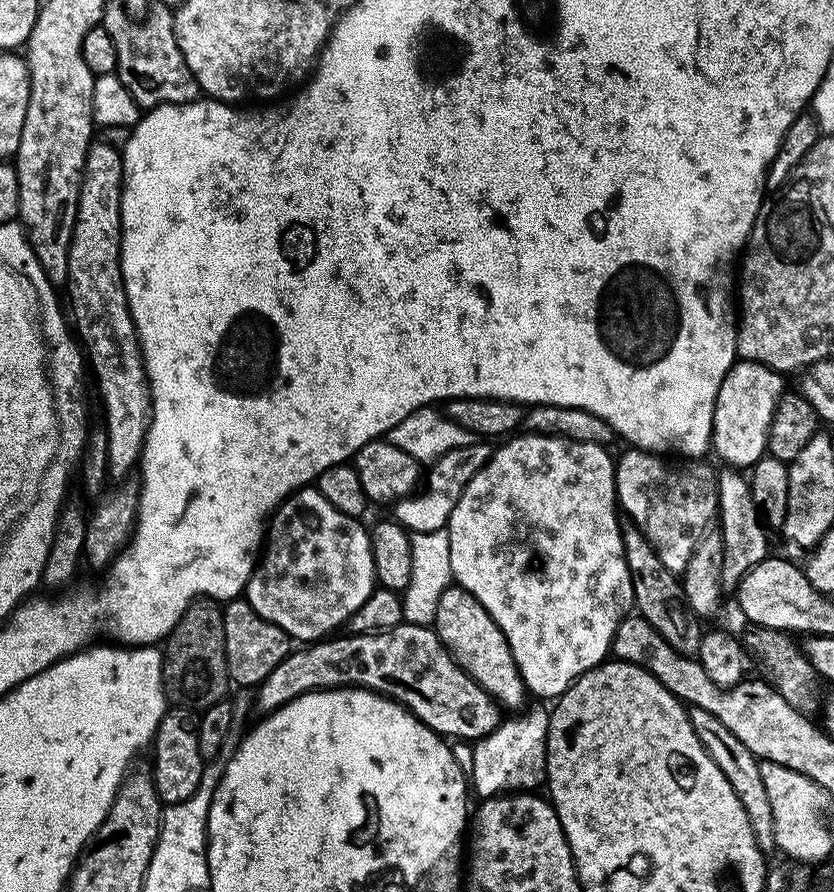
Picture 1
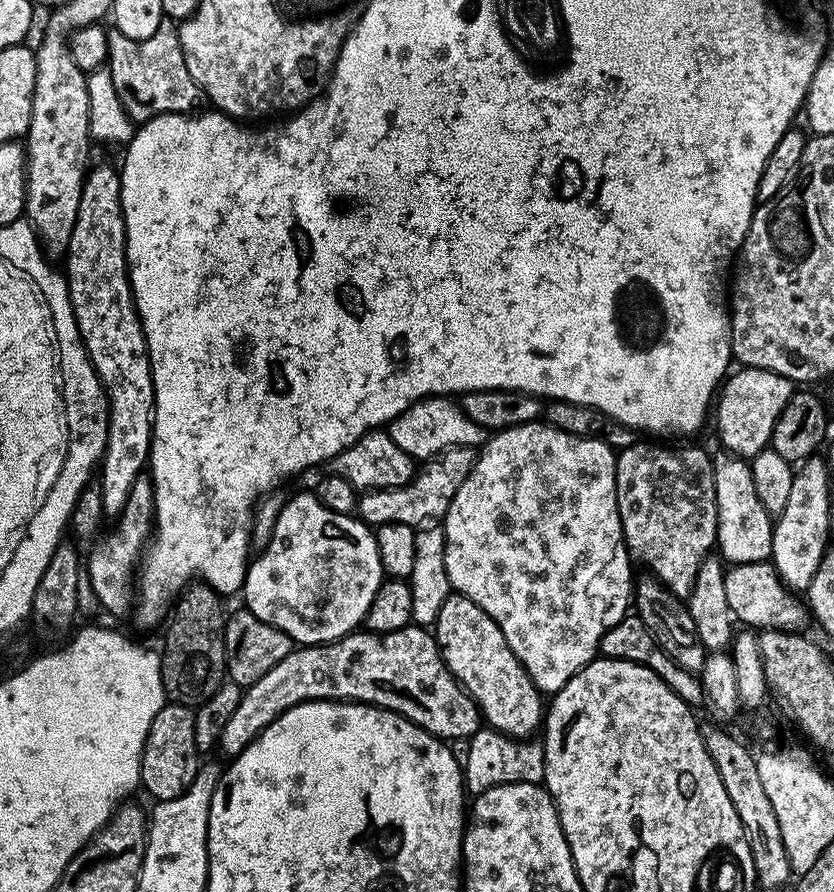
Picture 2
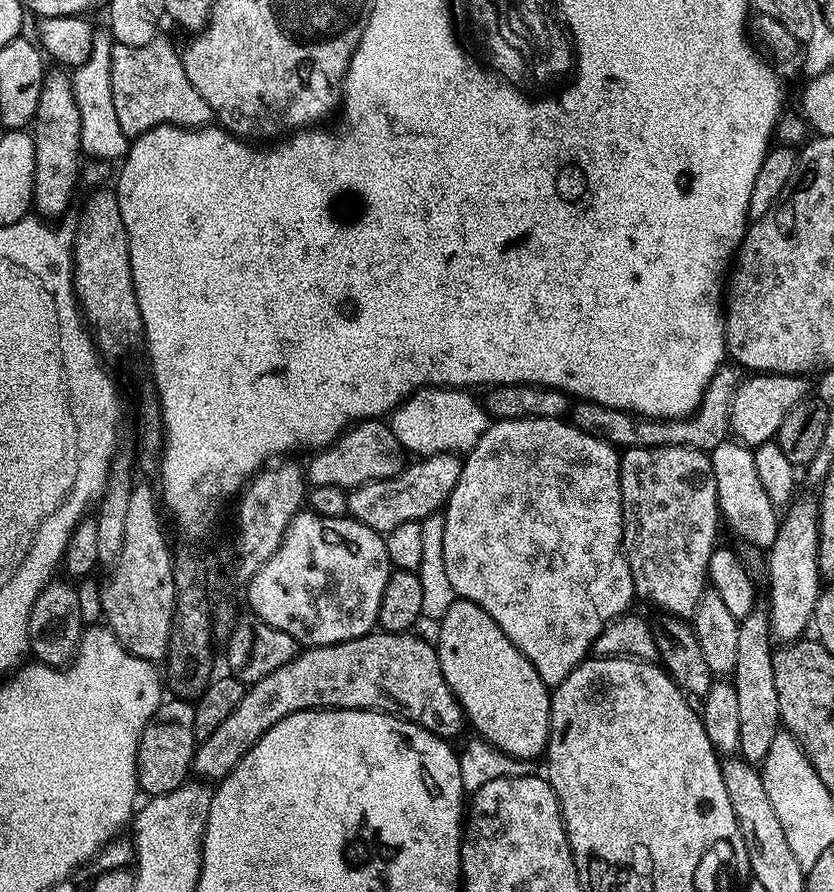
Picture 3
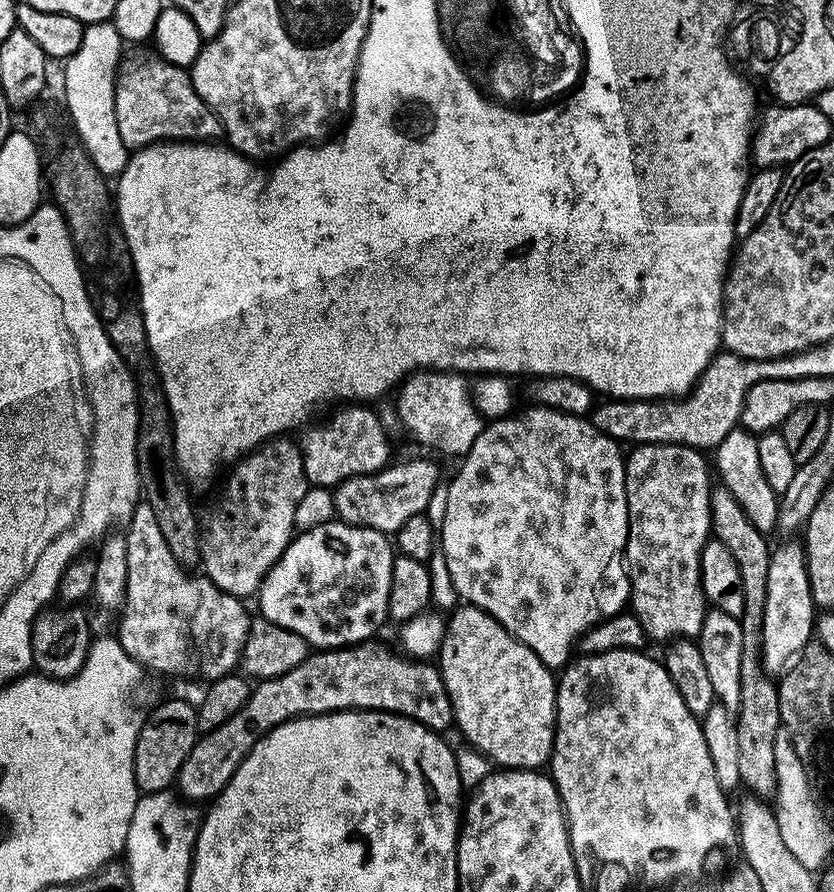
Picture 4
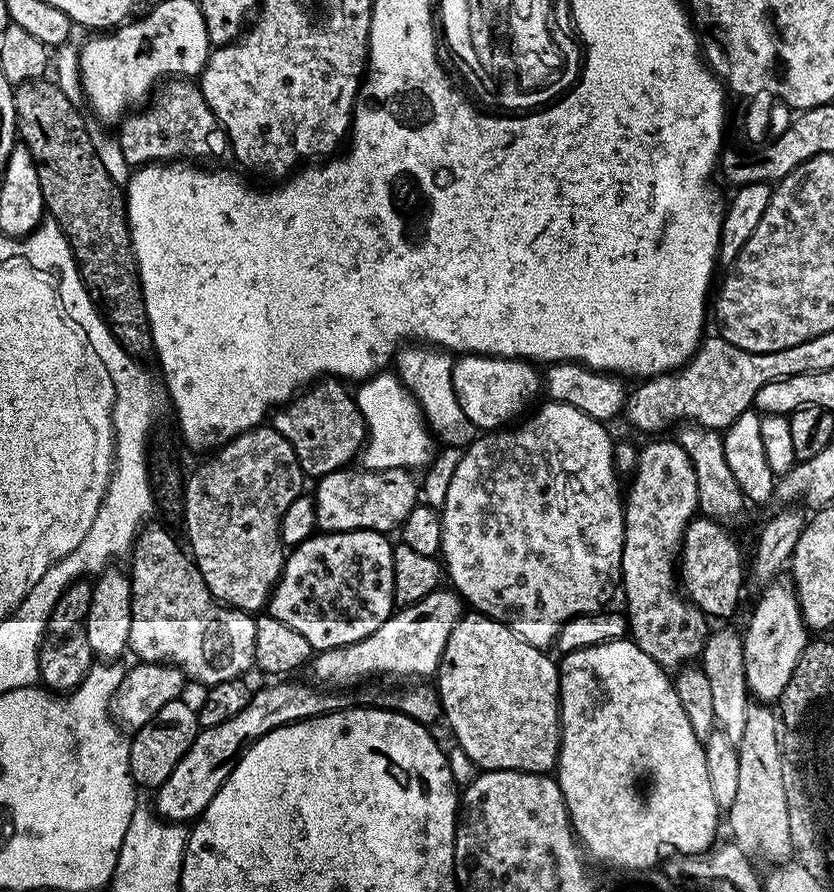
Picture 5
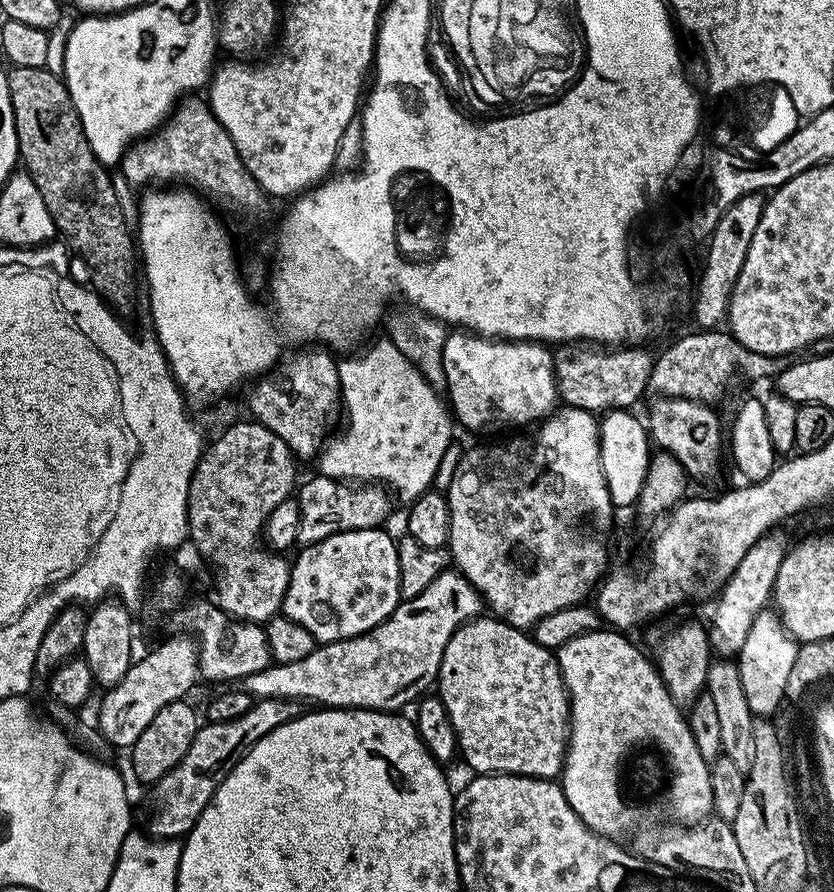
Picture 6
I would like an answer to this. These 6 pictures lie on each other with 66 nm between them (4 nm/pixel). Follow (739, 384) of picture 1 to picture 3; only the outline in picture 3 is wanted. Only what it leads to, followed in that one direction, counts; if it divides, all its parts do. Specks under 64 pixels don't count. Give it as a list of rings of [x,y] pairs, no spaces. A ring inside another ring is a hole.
[[[752,374],[741,379],[730,406],[728,426],[731,435],[753,450],[759,444],[769,443],[778,426],[782,426],[782,418],[786,418],[788,411],[809,395],[808,384],[804,380],[807,379],[796,374]]]

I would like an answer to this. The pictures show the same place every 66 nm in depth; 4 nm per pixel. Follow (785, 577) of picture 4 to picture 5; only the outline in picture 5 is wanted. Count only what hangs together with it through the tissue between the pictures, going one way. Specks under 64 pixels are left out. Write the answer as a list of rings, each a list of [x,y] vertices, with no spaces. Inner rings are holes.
[[[788,578],[769,580],[763,585],[760,597],[752,608],[748,629],[743,629],[744,665],[749,693],[760,702],[779,701],[802,650],[810,642],[810,629],[802,618],[800,603],[796,597],[796,586]]]

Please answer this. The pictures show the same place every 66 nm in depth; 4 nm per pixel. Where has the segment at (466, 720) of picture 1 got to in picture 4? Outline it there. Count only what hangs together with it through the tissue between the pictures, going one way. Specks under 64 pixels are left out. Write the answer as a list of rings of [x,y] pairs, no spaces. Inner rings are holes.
[[[376,642],[354,644],[347,648],[316,650],[301,664],[294,666],[294,670],[286,670],[286,674],[278,678],[259,681],[253,687],[250,698],[246,698],[246,706],[242,706],[238,714],[234,714],[234,718],[226,718],[222,726],[203,733],[197,739],[186,762],[182,762],[182,770],[176,776],[175,787],[180,788],[179,795],[188,802],[201,802],[200,800],[208,802],[219,796],[221,790],[226,787],[232,775],[238,770],[238,766],[250,755],[256,741],[268,735],[280,724],[286,723],[290,718],[323,716],[326,712],[345,710],[379,710],[395,712],[397,716],[417,720],[419,724],[431,728],[437,734],[443,733],[445,731],[443,728],[451,729],[454,724],[452,703],[440,677],[439,667],[427,659],[409,658],[397,652],[391,652],[388,648],[379,648]]]

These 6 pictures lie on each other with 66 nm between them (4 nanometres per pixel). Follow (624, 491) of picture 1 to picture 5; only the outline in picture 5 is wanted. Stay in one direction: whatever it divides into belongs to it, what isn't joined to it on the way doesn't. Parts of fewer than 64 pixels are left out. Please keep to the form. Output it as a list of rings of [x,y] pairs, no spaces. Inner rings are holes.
[[[660,440],[639,449],[632,478],[624,505],[624,553],[619,578],[622,592],[624,588],[624,600],[628,603],[628,631],[638,650],[646,650],[646,654],[650,654],[650,658],[665,670],[679,670],[699,657],[710,631],[709,617],[688,599],[678,583],[678,557],[682,552],[685,530],[699,509],[697,475],[689,455],[677,441]]]

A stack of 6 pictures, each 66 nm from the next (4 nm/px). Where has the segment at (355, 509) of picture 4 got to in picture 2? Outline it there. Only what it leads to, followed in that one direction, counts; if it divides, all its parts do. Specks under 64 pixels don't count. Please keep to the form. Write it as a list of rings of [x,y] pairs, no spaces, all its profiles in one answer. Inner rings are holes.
[[[448,448],[431,460],[423,461],[408,484],[363,493],[357,501],[359,519],[374,528],[390,522],[402,522],[414,529],[431,525],[428,524],[431,520],[443,521],[450,510],[450,502],[454,502],[454,494],[458,494],[458,486],[466,482],[466,474],[470,474],[477,455],[476,448]]]

